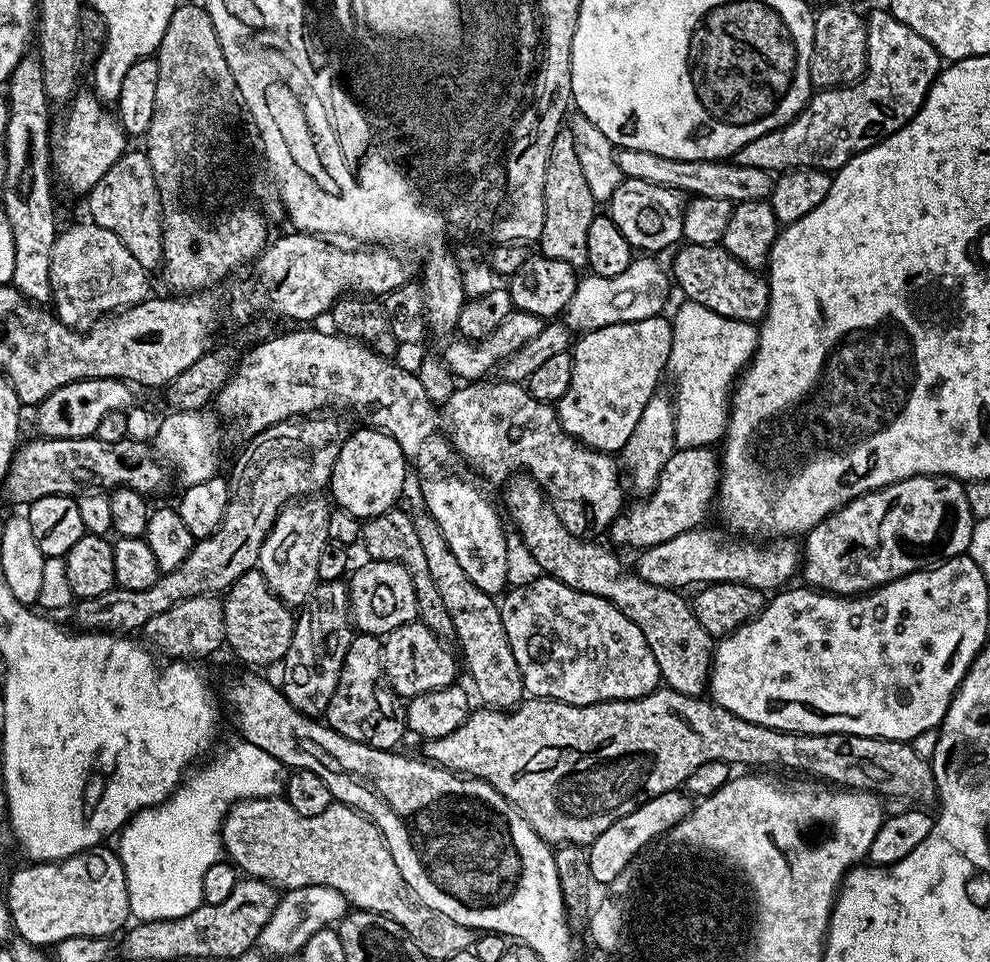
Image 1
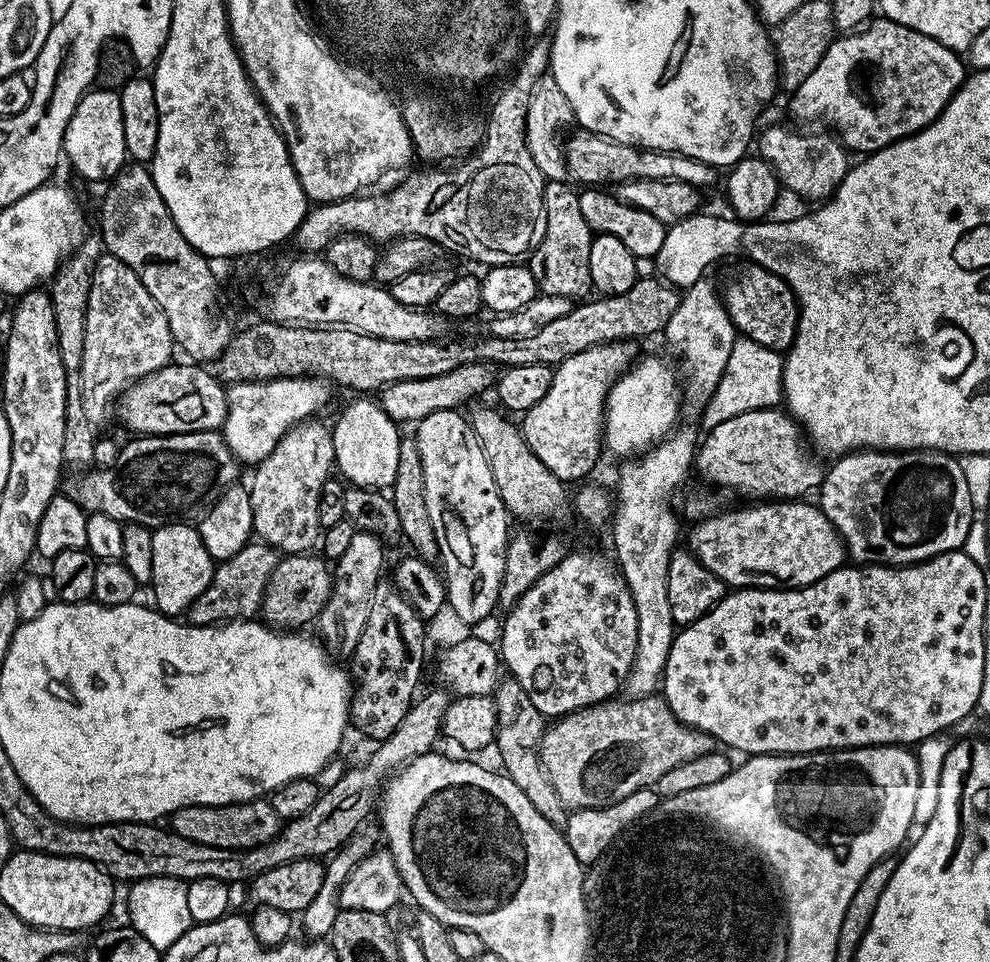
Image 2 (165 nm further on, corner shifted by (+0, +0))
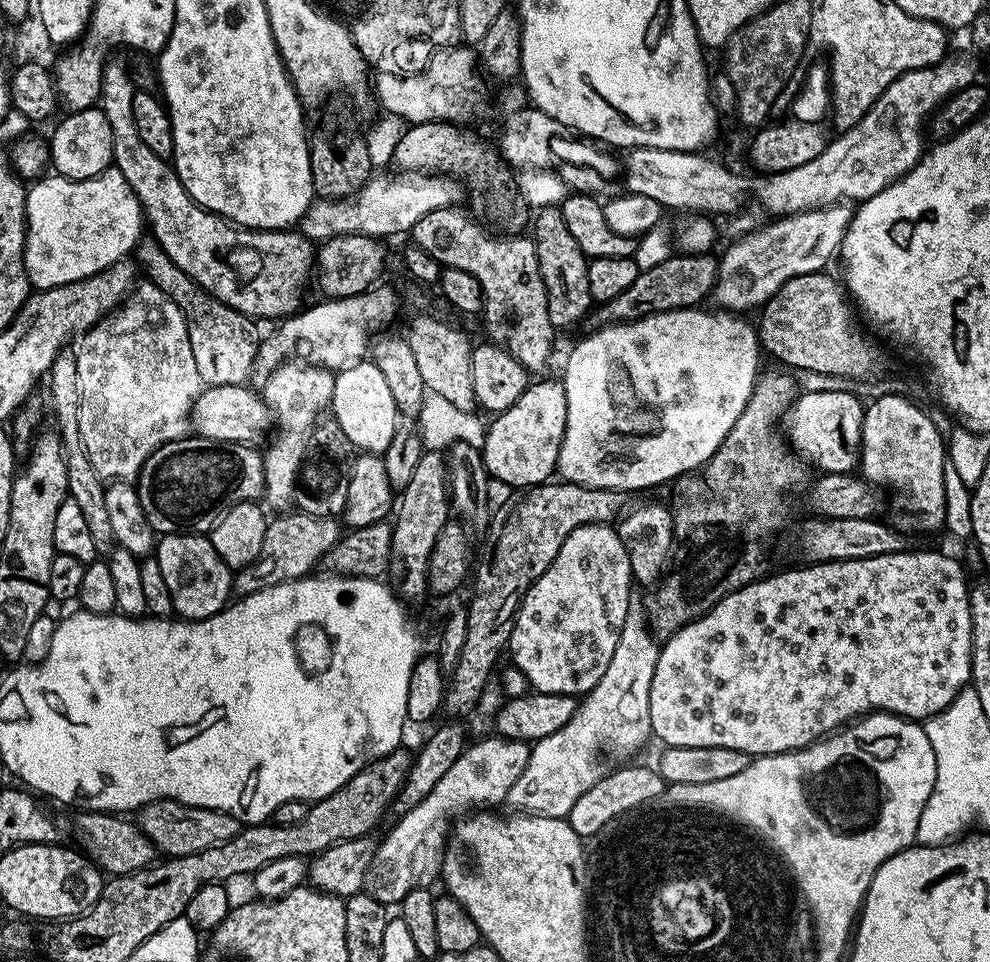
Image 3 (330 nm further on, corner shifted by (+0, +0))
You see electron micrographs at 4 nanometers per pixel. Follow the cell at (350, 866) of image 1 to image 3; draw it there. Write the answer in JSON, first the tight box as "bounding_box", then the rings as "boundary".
{"bounding_box":[138,800,241,857],"boundary":[[[155,800],[146,804],[138,812],[138,825],[154,842],[157,853],[165,857],[198,854],[198,850],[206,850],[210,846],[218,846],[230,838],[234,838],[241,830],[241,823],[228,812],[217,808],[195,808],[189,804],[180,804],[176,800]]]}

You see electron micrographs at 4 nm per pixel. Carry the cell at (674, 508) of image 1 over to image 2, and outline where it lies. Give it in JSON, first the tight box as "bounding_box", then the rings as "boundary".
{"bounding_box":[694,407,825,502],"boundary":[[[779,407],[747,410],[744,414],[737,414],[734,418],[714,426],[704,437],[699,441],[696,449],[694,468],[697,473],[700,471],[700,476],[706,483],[713,484],[713,486],[708,485],[713,489],[729,488],[740,496],[753,496],[751,499],[756,502],[763,501],[765,498],[772,502],[779,502],[807,497],[807,492],[815,493],[824,481],[825,465],[822,466],[815,460],[817,457],[806,443],[800,425],[787,411]]]}

